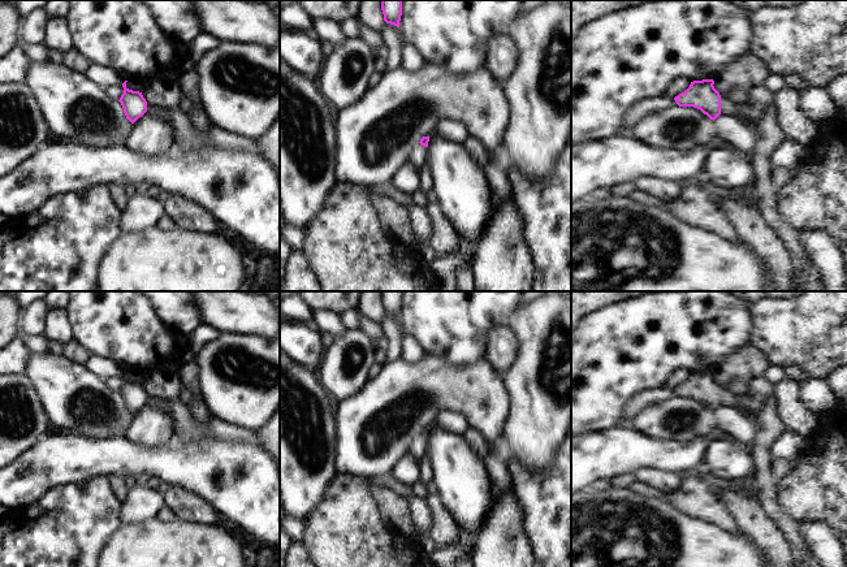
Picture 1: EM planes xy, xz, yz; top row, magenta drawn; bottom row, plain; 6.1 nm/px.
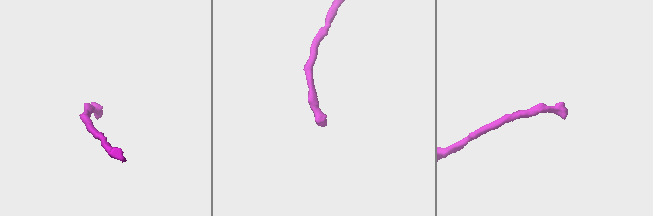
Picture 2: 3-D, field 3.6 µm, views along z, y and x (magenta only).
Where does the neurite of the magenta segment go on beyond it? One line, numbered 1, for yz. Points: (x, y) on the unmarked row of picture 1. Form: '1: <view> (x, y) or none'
1: yz (734, 423)

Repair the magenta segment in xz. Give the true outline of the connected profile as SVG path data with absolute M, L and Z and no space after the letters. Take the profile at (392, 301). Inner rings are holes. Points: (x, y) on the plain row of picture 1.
M381 291L381 302L386 315L399 319L402 291Z

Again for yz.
M713 371L691 373L690 378L674 389L679 398L700 401L714 412L716 425L723 429L729 437L747 447L756 442L756 427L740 411L721 406L721 386L714 380Z

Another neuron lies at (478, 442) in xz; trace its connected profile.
M470 427L463 432L462 437L468 443L468 446L475 451L476 456L481 460L481 458L487 453L489 440L487 440L476 429Z

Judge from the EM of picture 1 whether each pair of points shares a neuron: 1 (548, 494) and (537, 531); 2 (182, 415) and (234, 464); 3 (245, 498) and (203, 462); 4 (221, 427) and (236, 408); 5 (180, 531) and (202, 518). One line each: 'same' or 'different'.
1: same
2: different
3: same
4: different
5: different

